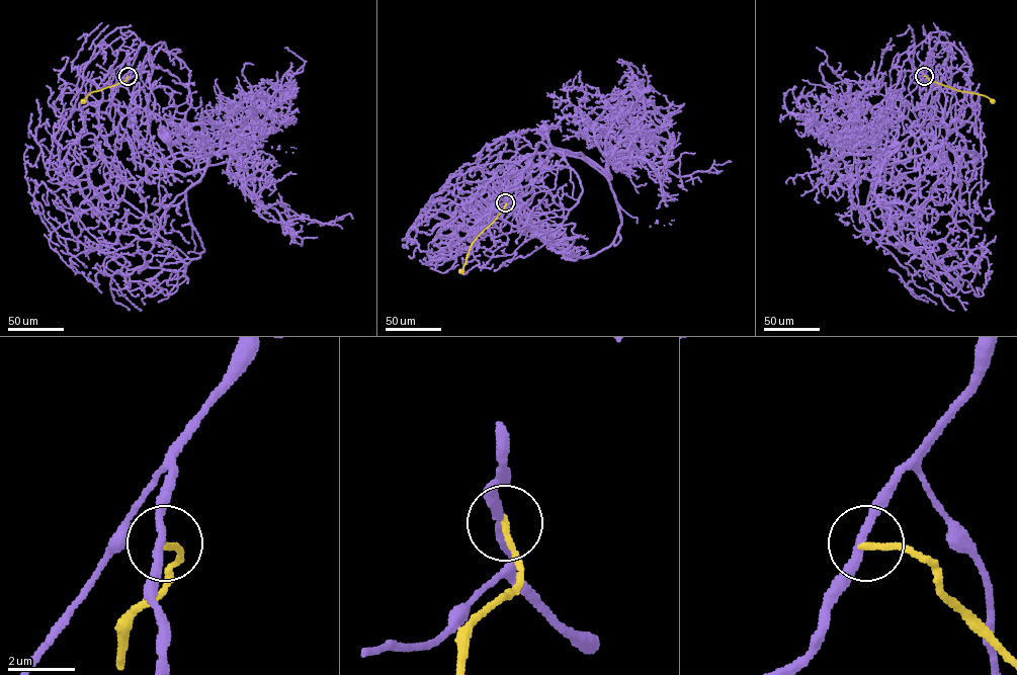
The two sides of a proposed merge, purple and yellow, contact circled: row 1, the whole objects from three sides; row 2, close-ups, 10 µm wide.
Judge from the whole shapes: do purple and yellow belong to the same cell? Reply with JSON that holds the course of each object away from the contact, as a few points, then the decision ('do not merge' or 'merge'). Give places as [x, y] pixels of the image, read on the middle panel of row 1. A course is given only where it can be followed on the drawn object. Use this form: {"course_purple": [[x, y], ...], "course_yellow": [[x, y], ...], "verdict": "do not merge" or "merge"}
{"course_purple": [[505, 203], [511, 177], [543, 161], [551, 152], [589, 160], [579, 154], [560, 154], [548, 143], [545, 130]], "course_yellow": [[505, 202], [496, 219], [473, 241], [460, 271]], "verdict": "do not merge"}

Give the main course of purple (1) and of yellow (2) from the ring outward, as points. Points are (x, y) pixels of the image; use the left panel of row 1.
1: (128, 75), (136, 139), (167, 170), (186, 174), (205, 166), (210, 154), (186, 155), (167, 138)
2: (128, 76), (124, 81), (91, 92), (83, 101)

